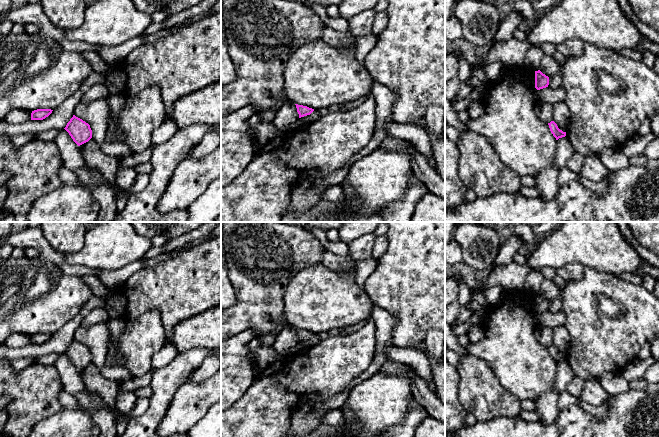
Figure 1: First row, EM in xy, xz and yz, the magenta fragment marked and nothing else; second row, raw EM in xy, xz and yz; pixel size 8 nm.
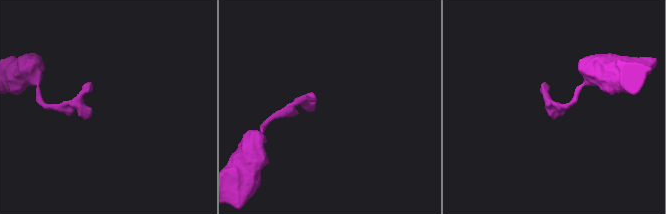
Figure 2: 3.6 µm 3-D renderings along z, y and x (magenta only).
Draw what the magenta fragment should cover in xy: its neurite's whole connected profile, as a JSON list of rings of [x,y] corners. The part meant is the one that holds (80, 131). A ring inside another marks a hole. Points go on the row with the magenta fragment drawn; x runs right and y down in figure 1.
[[[73,115],[64,129],[78,146],[88,142],[92,138],[90,125],[75,115]]]

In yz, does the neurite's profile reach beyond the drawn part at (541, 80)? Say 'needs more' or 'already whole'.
already whole

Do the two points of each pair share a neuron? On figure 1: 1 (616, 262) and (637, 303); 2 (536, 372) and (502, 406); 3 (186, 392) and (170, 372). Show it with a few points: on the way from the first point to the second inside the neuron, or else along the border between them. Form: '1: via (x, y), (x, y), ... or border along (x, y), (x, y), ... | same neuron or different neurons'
1: border along (594, 269), (608, 271), (617, 276) | different neurons
2: border along (497, 378), (499, 383), (520, 401) | different neurons
3: border along (190, 378), (179, 384), (168, 405) | different neurons

